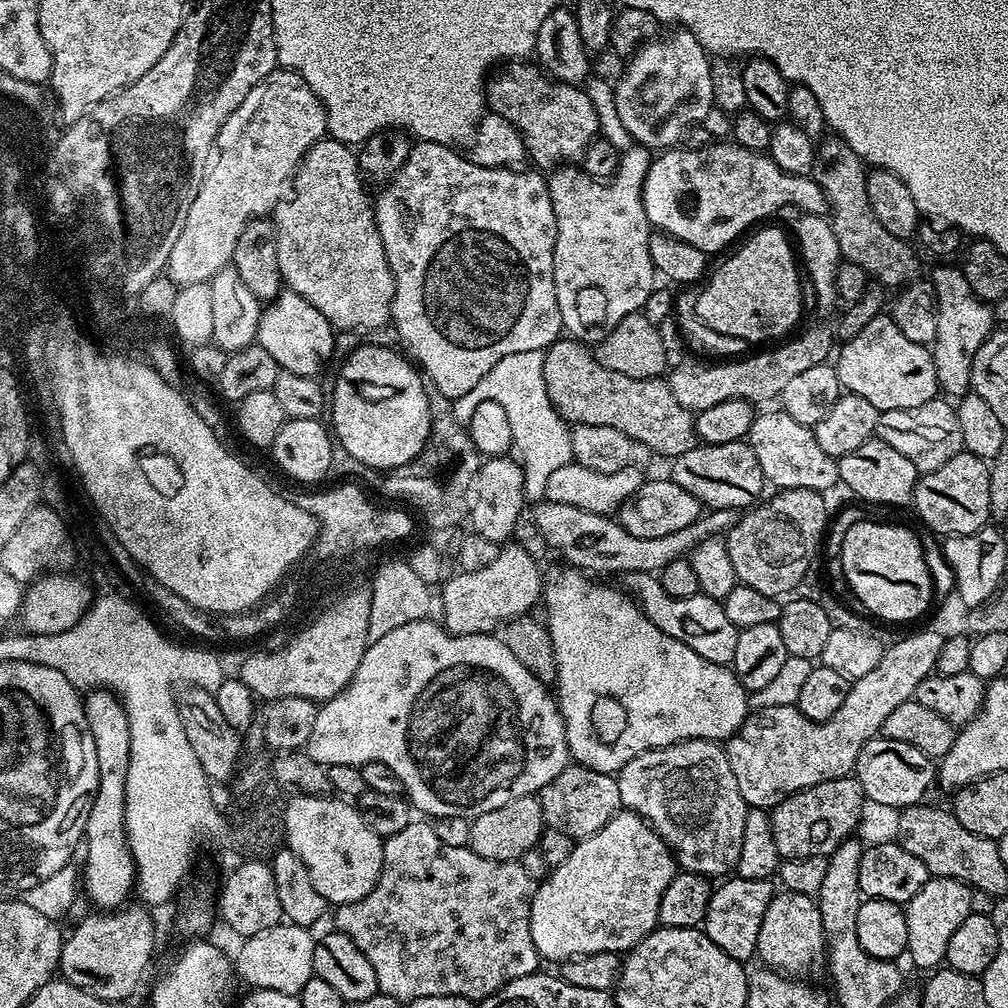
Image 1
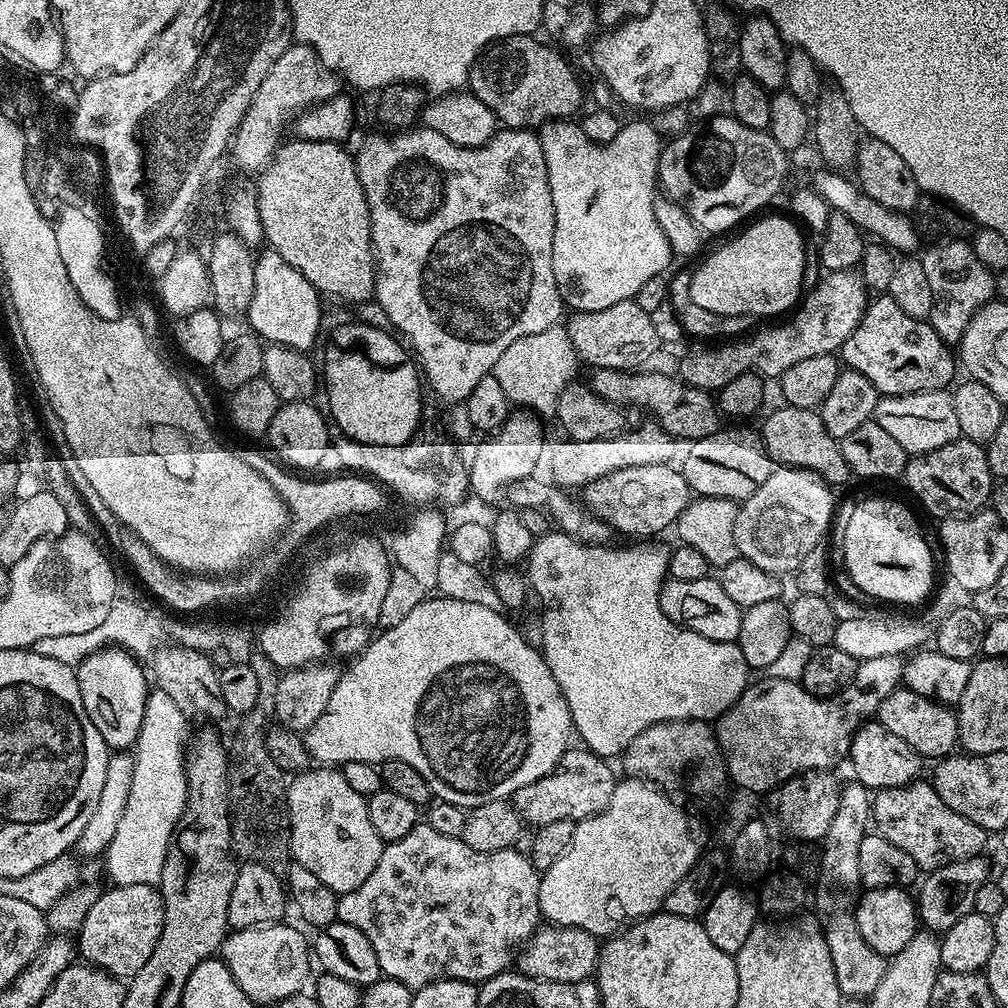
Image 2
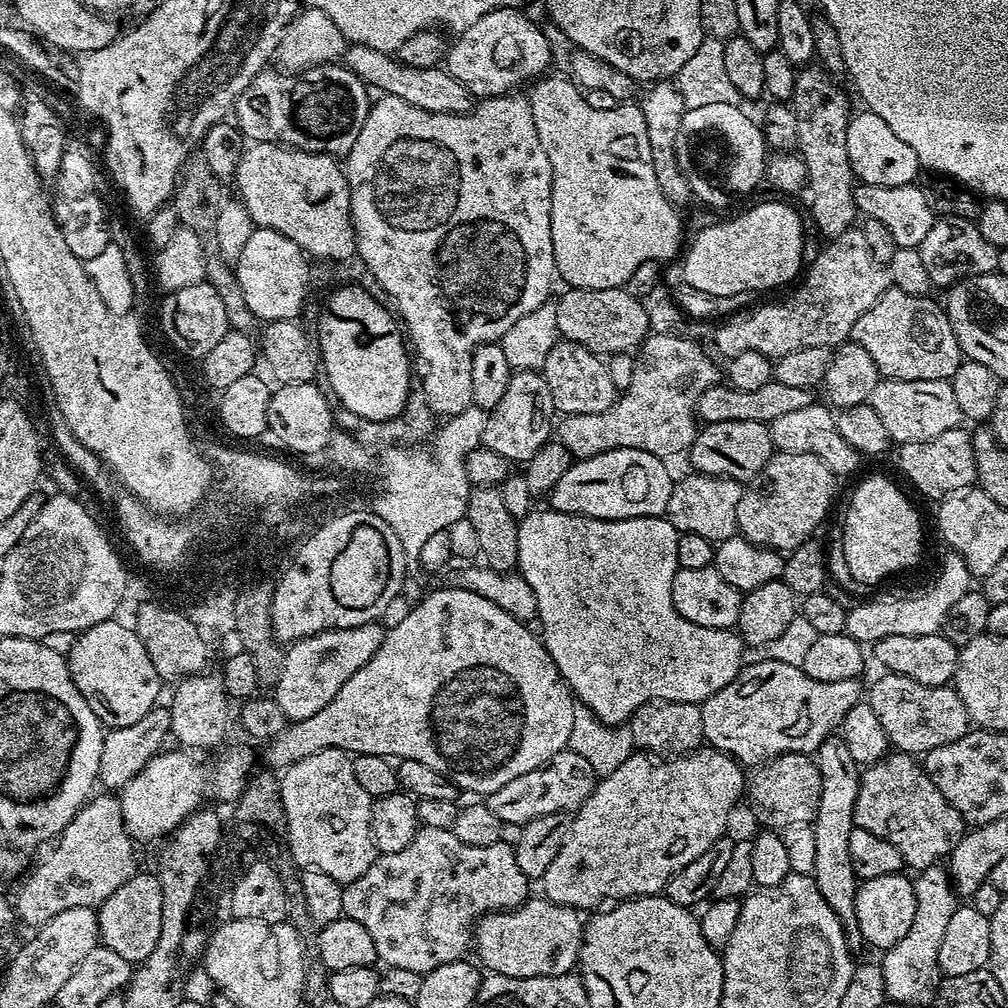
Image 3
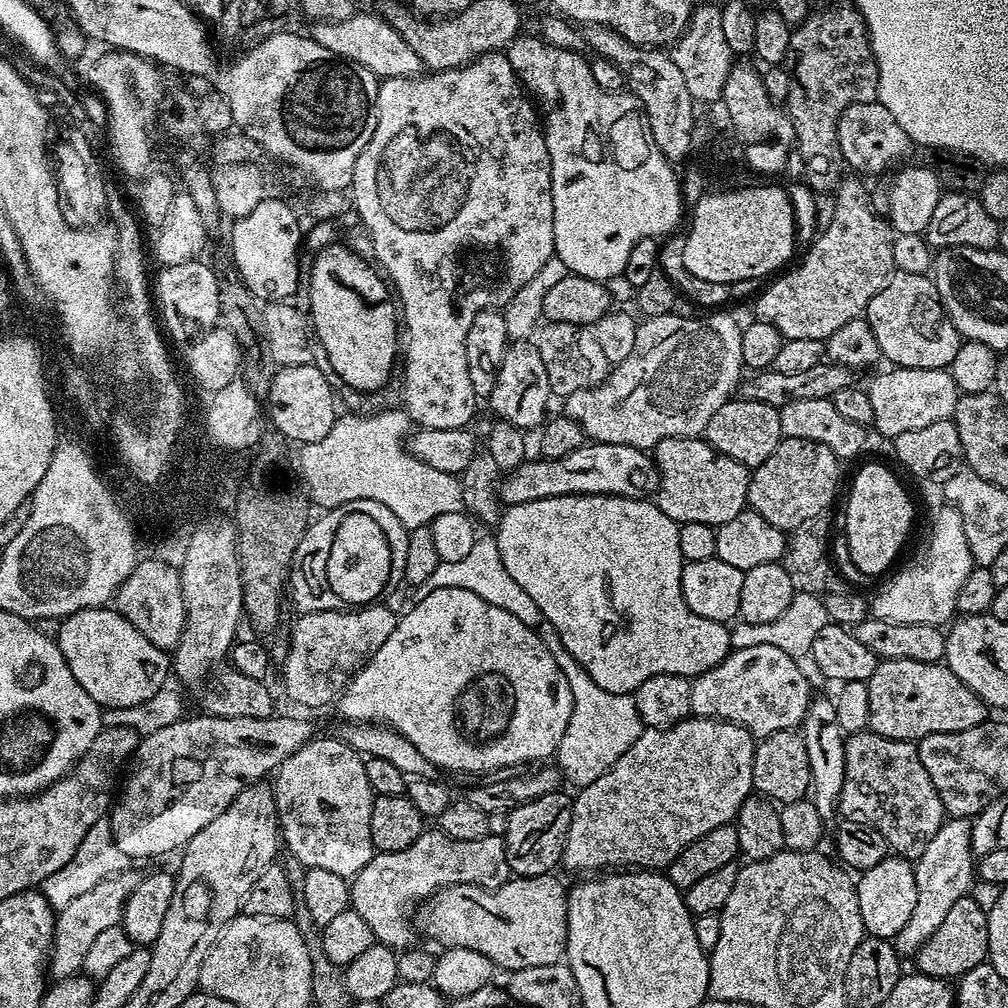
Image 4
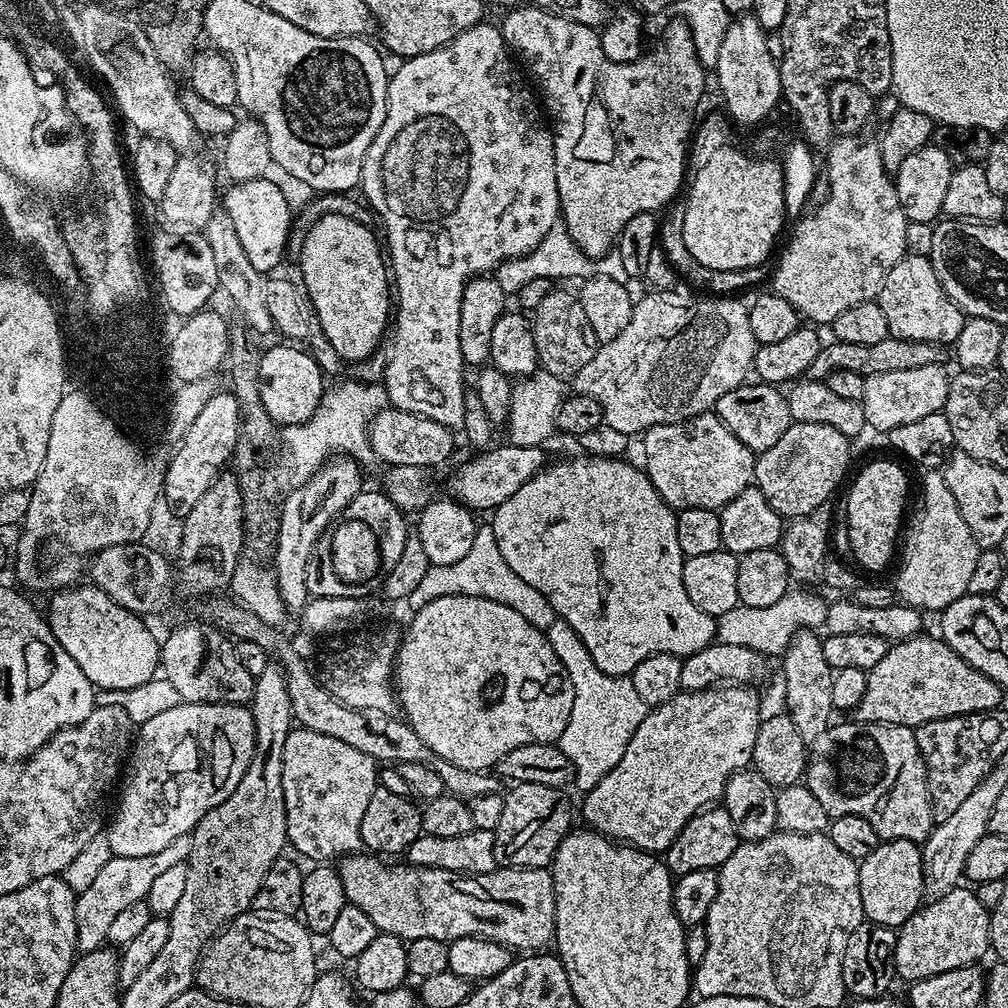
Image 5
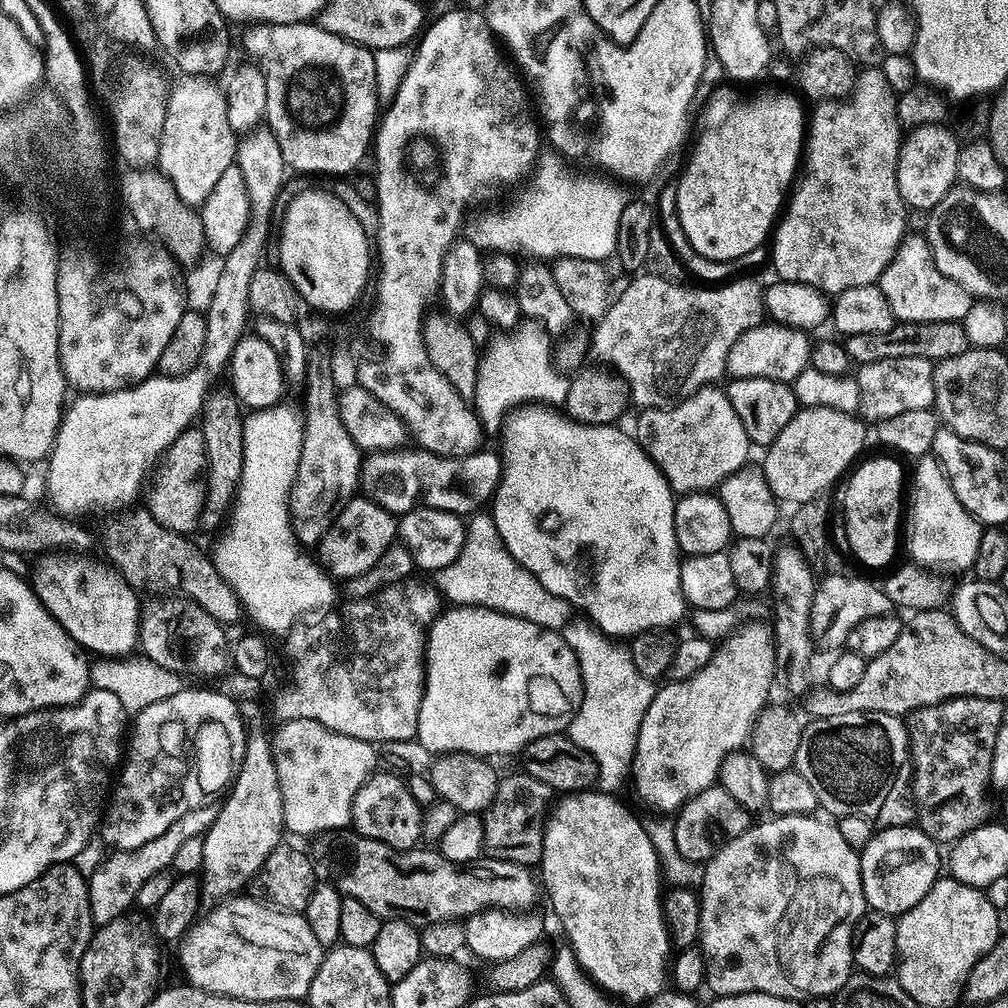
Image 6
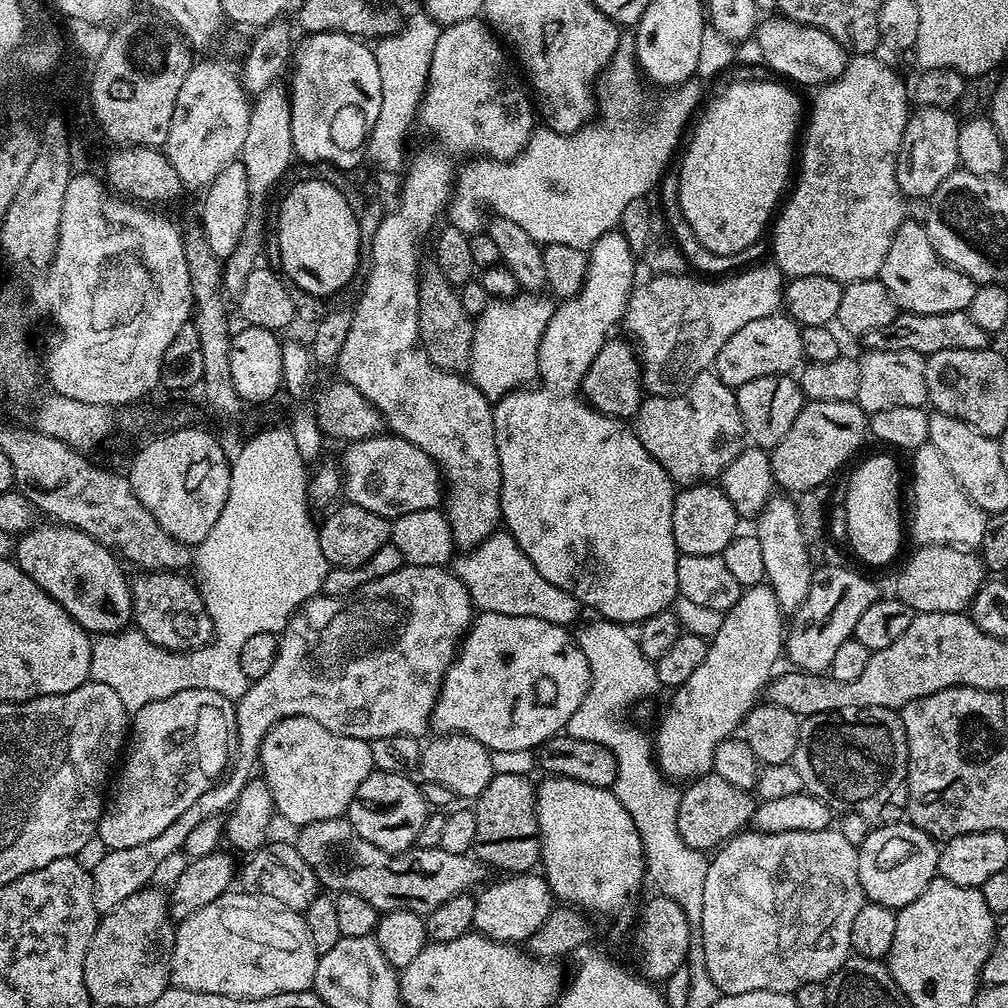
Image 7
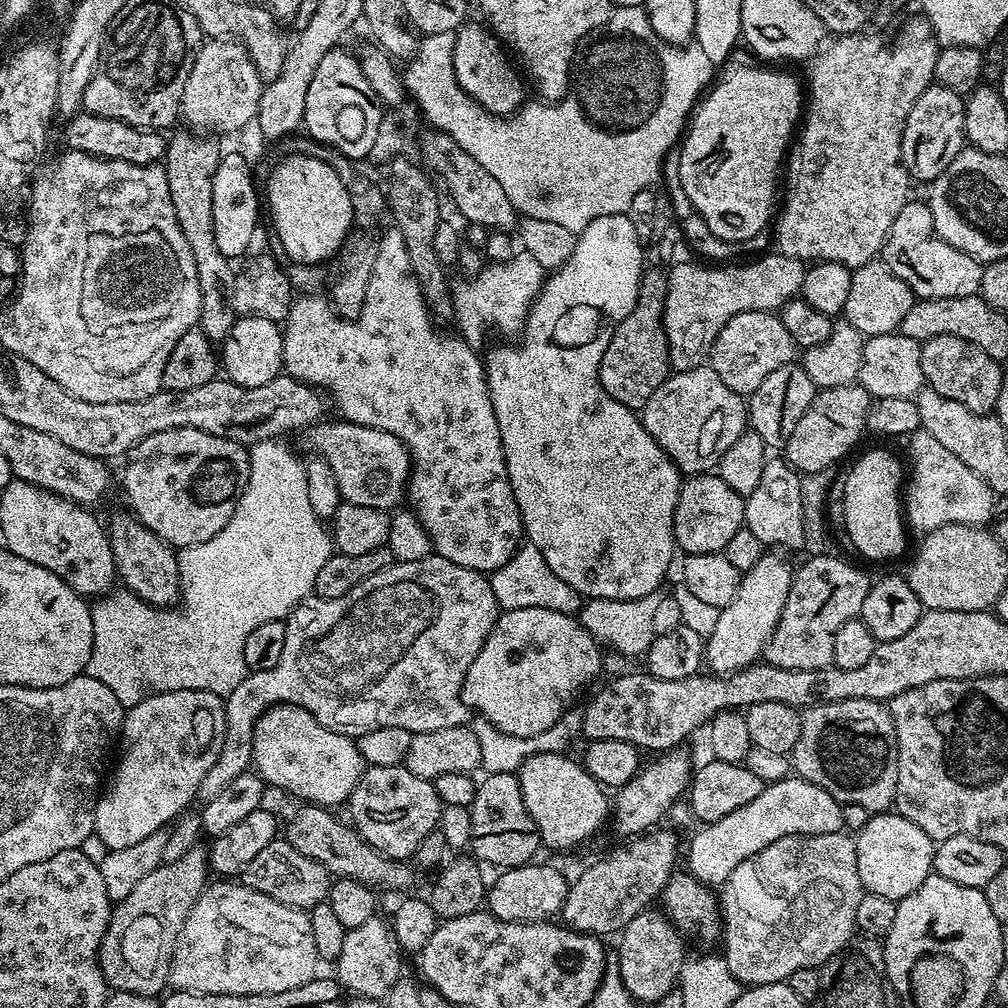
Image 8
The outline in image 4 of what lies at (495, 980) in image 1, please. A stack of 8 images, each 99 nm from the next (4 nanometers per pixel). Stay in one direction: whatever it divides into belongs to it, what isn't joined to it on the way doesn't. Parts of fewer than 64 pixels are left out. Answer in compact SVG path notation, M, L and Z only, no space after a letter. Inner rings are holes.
M425 830L406 850L397 852L376 852L356 876L351 877L350 887L352 899L350 906L367 922L372 931L375 943L384 944L393 950L405 950L417 943L417 929L410 917L414 909L429 896L439 892L441 888L449 888L455 884L476 884L479 888L497 888L510 878L503 836L486 835L474 842L458 842L458 838L450 838L438 830Z

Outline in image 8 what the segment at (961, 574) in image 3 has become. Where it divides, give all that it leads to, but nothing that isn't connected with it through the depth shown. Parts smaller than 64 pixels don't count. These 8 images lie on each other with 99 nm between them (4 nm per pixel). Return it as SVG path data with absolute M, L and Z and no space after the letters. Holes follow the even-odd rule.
M929 432L912 433L907 444L912 455L912 476L910 472L906 484L906 520L911 527L913 524L920 534L927 534L951 524L984 526L991 521L996 511L994 494L970 466L950 454L950 450Z

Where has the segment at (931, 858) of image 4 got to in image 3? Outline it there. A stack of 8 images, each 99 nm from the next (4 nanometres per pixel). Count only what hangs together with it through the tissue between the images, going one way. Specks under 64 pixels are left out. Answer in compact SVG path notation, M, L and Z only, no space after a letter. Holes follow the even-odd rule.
M933 862L915 877L916 909L914 923L910 931L895 944L893 948L883 953L884 960L880 969L886 982L886 997L889 1001L897 1000L904 1004L907 1000L916 1000L924 991L934 984L932 975L937 975L938 946L942 946L942 937L946 935L946 925L958 907L958 893L952 887L950 873L947 867Z

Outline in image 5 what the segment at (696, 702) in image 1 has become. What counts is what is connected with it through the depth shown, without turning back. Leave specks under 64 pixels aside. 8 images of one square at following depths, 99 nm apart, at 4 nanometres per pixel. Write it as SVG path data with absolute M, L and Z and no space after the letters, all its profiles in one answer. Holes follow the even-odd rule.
M580 456L577 460L560 460L557 464L551 464L536 472L534 478L526 482L526 486L522 486L516 494L506 498L502 506L495 508L490 516L490 525L507 565L527 585L534 586L534 589L546 596L546 601L553 606L559 619L570 622L570 626L574 626L578 638L582 638L586 650L590 652L590 658L594 658L594 666L598 666L598 670L611 676L631 677L634 666L638 666L642 658L659 652L683 658L713 643L716 640L715 619L698 610L698 606L690 602L690 597L686 594L686 586L682 586L682 570L686 557L682 546L678 546L676 512L660 497L658 490L654 490L647 474L637 465L635 468L634 465L627 464L624 460L615 460L612 456Z

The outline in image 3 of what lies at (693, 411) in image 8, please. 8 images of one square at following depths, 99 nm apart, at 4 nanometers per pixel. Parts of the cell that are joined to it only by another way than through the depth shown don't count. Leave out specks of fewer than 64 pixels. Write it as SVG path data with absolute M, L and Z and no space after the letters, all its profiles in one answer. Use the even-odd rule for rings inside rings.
M693 471L692 476L684 476L672 485L666 518L677 532L698 534L701 538L719 542L737 535L736 519L738 502L742 498L745 485L738 480L727 480L721 476L703 476Z

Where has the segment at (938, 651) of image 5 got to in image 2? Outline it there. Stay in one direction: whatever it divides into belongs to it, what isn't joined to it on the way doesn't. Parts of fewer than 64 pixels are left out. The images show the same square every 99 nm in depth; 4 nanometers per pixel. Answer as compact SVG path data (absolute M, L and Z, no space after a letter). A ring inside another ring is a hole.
M901 686L886 694L886 698L882 698L882 706L878 706L875 719L886 726L890 734L902 738L912 753L921 758L929 756L929 761L935 762L957 751L960 731L955 711L949 705L939 704L937 700L922 698L909 688Z

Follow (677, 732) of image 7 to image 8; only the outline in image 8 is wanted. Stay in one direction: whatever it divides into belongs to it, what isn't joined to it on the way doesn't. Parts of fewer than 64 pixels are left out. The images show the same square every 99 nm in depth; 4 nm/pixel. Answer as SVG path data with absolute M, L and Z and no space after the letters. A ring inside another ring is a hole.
M765 554L754 562L749 572L740 577L738 594L730 601L730 606L720 609L714 634L706 637L706 664L713 673L731 674L749 668L761 659L768 639L774 634L790 594L794 575L793 565L783 560L783 555Z

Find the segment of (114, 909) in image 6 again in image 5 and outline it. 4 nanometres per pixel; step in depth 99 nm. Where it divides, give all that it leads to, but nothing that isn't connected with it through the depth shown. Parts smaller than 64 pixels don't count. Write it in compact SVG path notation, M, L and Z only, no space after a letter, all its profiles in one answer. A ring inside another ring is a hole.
M191 835L174 838L162 850L154 854L145 854L143 858L122 858L111 856L94 877L94 882L78 892L76 897L76 947L81 953L93 952L96 948L105 947L110 925L115 916L126 906L134 906L139 900L147 901L150 885L169 868L187 861L192 845Z

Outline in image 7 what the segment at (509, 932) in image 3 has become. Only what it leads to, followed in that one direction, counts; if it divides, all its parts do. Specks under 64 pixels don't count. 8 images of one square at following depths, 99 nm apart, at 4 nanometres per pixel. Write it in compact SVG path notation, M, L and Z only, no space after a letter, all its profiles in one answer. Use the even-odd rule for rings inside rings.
M346 818L338 820L323 820L322 822L310 822L299 825L300 832L294 837L294 843L298 854L302 854L306 866L314 870L317 881L324 884L333 893L349 892L358 894L358 898L366 898L370 906L374 906L376 911L383 914L394 910L410 910L427 914L438 910L442 902L446 902L455 896L465 895L480 880L481 861L468 854L450 854L441 848L421 848L413 846L406 852L387 852L378 850L374 842L366 842L358 830L354 830L352 823Z

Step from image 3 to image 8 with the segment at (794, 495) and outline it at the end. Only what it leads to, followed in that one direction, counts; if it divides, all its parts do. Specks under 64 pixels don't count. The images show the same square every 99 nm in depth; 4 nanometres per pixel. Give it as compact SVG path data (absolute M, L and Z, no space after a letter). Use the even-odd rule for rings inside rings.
M858 382L819 389L810 402L806 414L798 418L798 426L794 426L794 434L790 434L790 438L784 443L783 459L801 474L839 465L839 460L859 442L860 435L865 435L868 427L868 412L872 408L873 399Z

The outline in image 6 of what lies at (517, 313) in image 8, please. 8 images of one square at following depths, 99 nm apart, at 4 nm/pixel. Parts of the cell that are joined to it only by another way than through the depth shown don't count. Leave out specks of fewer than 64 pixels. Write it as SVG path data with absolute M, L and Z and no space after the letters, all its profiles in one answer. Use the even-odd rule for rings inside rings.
M525 319L514 330L496 335L479 357L474 397L474 411L480 417L480 427L492 434L499 433L504 419L515 408L526 404L563 405L569 381L569 377L554 365L554 348L548 345L549 335L535 320Z

